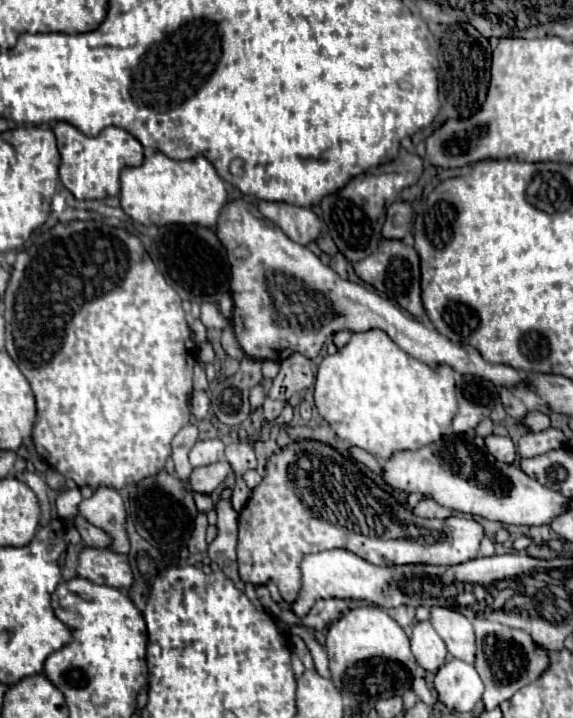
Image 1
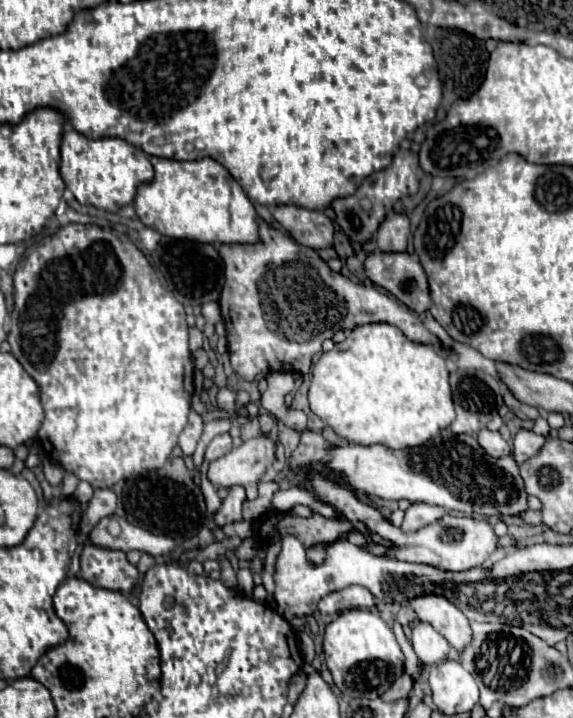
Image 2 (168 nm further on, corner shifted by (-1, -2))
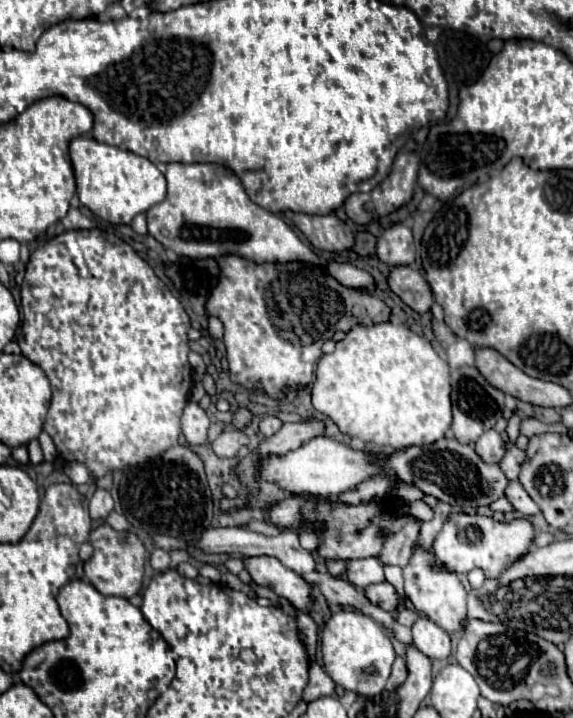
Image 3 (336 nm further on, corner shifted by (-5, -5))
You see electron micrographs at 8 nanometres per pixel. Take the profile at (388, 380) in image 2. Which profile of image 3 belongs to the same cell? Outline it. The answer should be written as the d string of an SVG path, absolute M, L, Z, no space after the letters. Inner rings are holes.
M383 322L375 326L355 326L337 342L333 354L325 354L315 372L317 380L311 390L317 412L329 416L337 428L353 438L377 444L381 448L403 450L409 446L425 446L443 438L451 426L451 382L449 364L433 350L433 346L411 332L407 326Z

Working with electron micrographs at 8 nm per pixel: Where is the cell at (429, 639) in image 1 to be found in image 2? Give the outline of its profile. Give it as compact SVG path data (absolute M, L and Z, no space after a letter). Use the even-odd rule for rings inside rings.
M417 623L413 627L411 643L423 665L433 665L433 663L445 661L449 649L451 649L447 639L441 633L437 633L429 623Z

